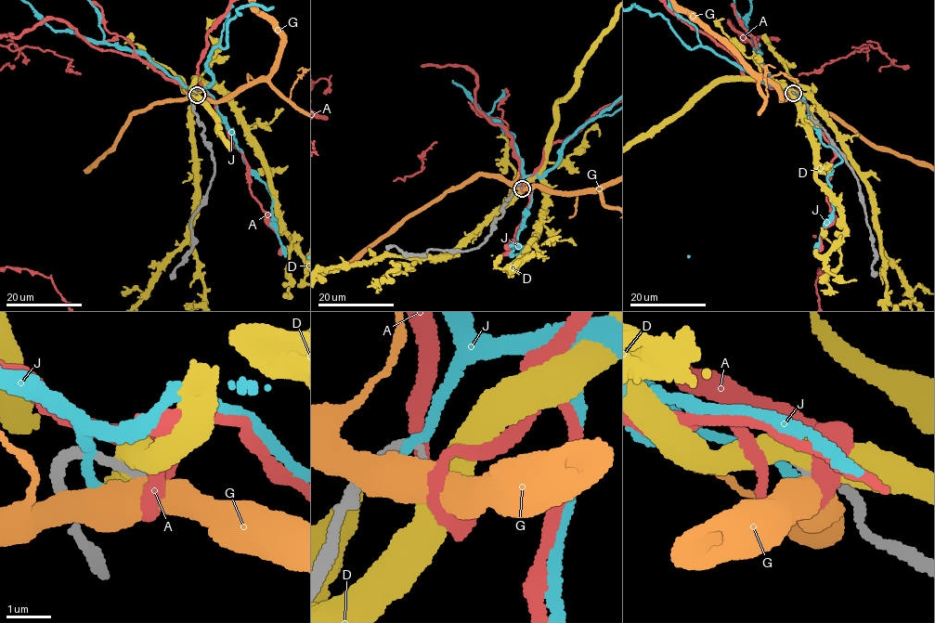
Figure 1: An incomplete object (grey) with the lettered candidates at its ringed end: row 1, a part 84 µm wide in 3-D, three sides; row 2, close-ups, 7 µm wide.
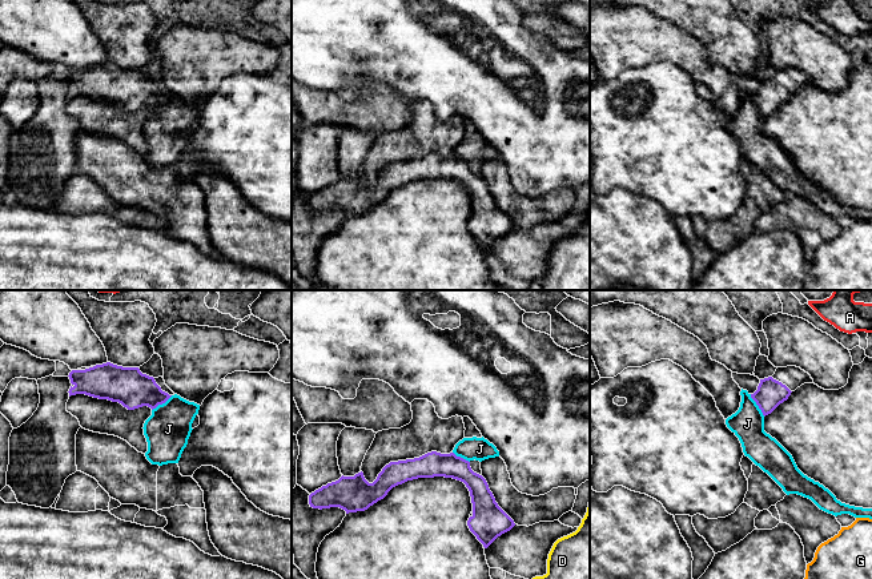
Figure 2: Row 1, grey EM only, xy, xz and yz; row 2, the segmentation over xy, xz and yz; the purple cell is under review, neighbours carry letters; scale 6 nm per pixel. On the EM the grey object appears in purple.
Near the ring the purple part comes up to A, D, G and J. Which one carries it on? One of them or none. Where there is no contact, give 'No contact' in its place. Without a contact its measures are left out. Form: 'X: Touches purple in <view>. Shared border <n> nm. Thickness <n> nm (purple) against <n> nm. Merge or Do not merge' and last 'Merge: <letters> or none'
A: No contact. Merge
D: No contact. Do not merge
G: No contact. Do not merge
J: Touches purple in yz. Shared border 160 nm. Thickness 170 nm (purple) against 200 nm. Do not merge
Merge: A

